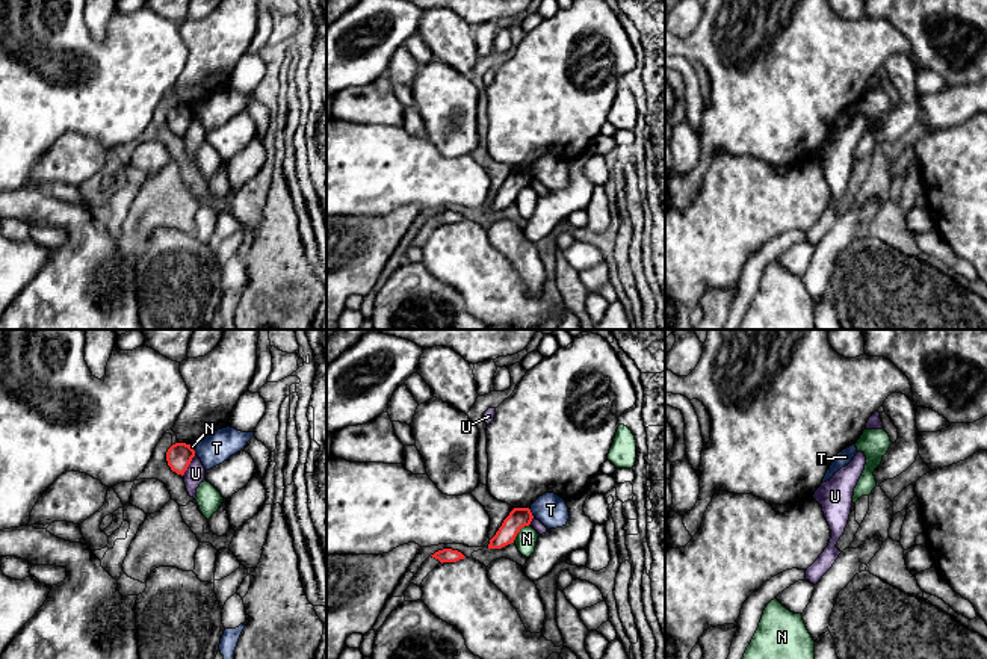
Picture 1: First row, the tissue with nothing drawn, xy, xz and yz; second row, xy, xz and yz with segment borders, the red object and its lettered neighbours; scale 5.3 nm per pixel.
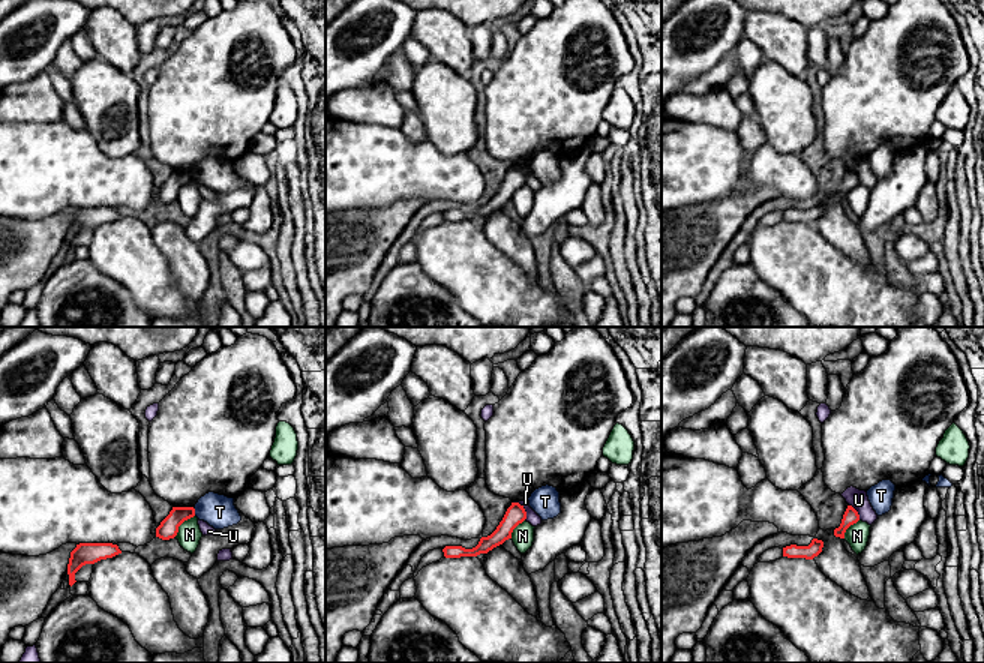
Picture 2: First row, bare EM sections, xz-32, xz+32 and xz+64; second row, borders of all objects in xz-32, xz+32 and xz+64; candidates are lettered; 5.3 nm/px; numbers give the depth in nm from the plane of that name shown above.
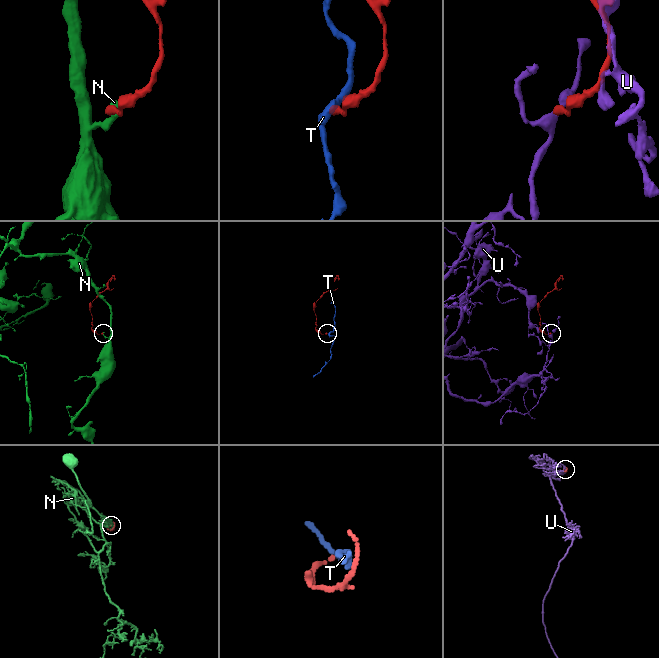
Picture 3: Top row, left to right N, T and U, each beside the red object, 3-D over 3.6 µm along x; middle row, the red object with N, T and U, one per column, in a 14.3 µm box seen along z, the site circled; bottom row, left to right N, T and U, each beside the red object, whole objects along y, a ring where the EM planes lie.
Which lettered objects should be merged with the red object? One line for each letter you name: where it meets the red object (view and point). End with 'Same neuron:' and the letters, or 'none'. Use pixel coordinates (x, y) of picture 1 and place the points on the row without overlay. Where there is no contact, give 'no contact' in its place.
Same neuron: none

